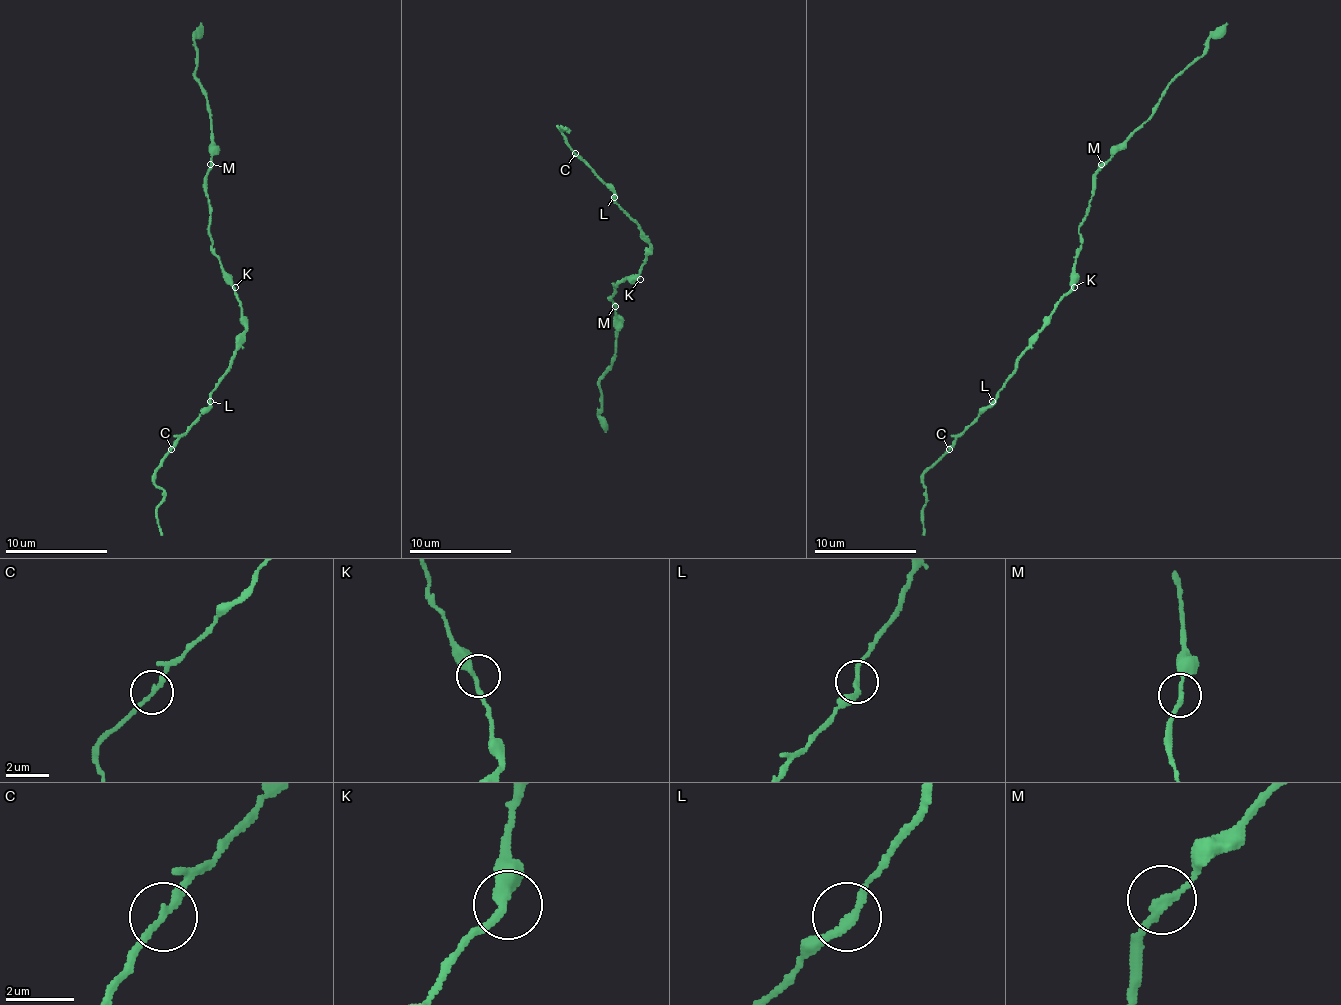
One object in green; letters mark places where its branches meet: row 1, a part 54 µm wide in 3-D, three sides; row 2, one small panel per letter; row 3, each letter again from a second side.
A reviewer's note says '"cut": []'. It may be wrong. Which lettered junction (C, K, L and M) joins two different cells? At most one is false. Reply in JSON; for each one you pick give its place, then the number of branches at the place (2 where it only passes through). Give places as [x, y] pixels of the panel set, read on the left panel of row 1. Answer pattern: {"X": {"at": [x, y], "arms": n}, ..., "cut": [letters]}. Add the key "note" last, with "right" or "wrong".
{"cut": [], "note": "right"}

